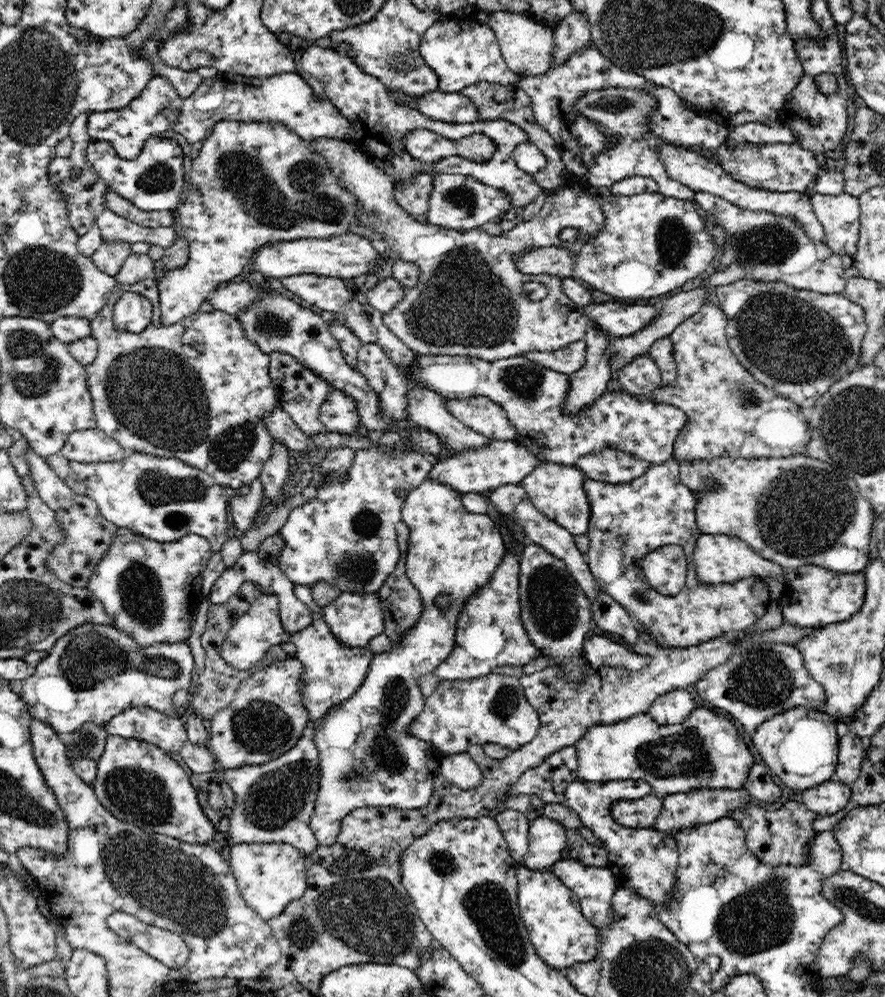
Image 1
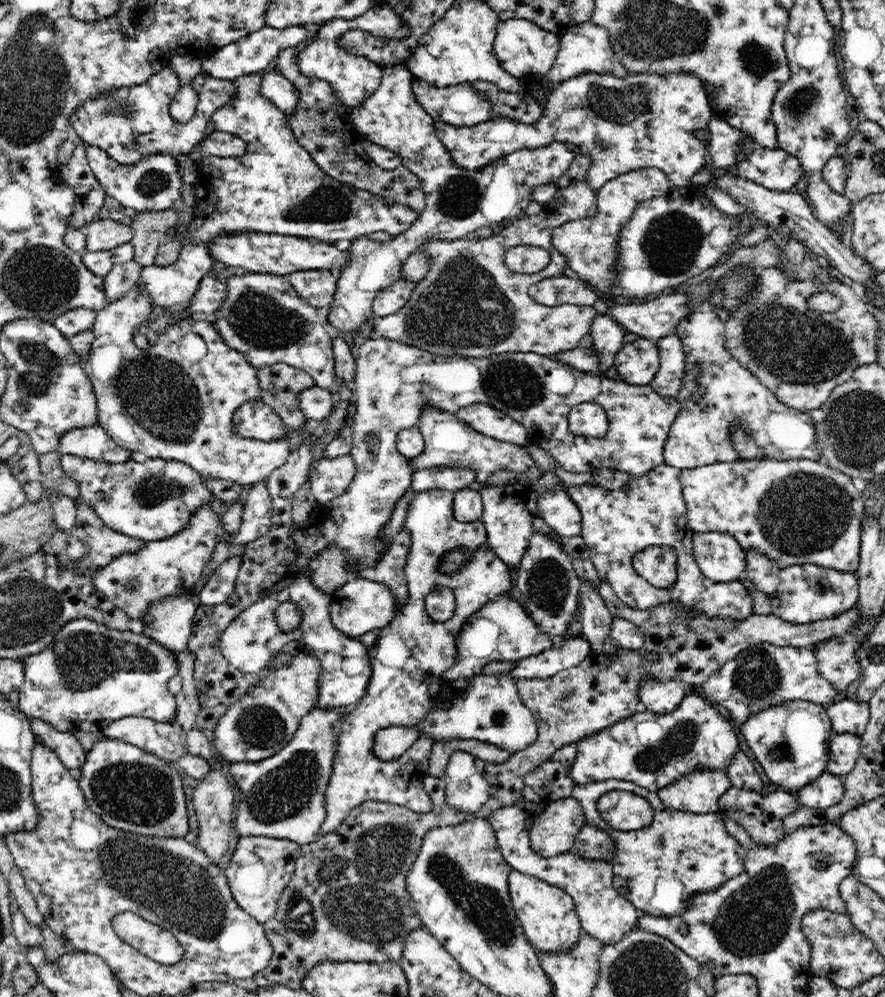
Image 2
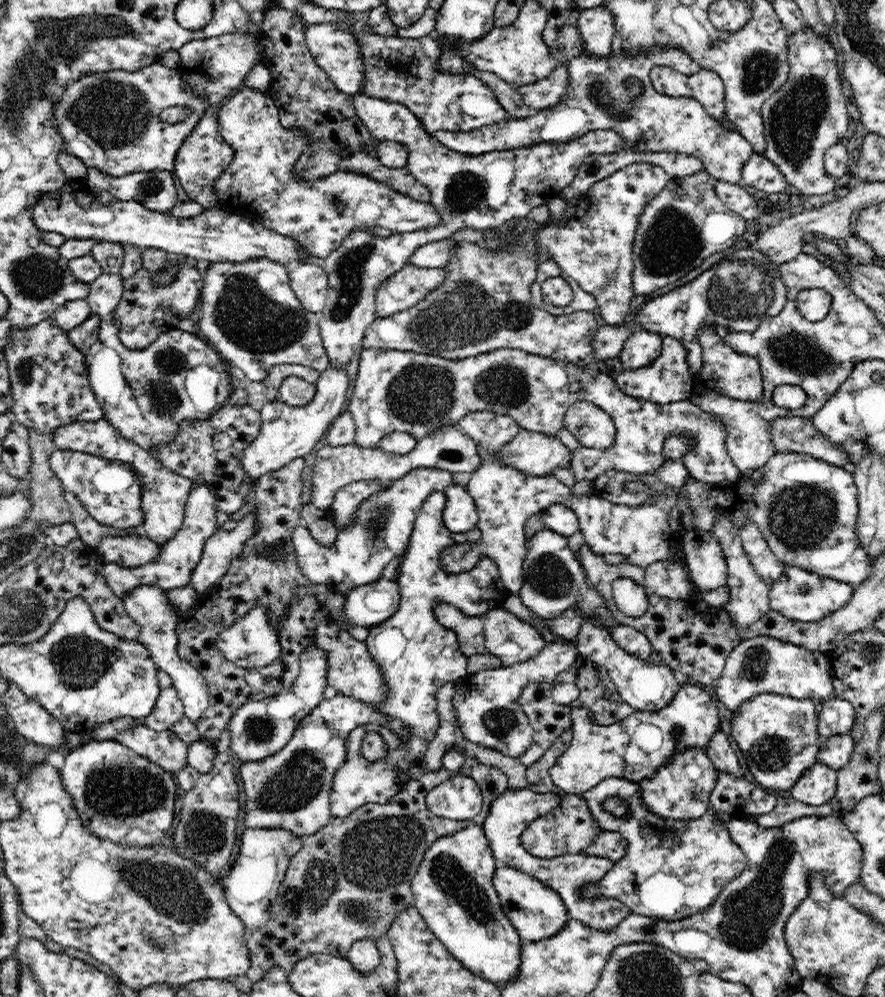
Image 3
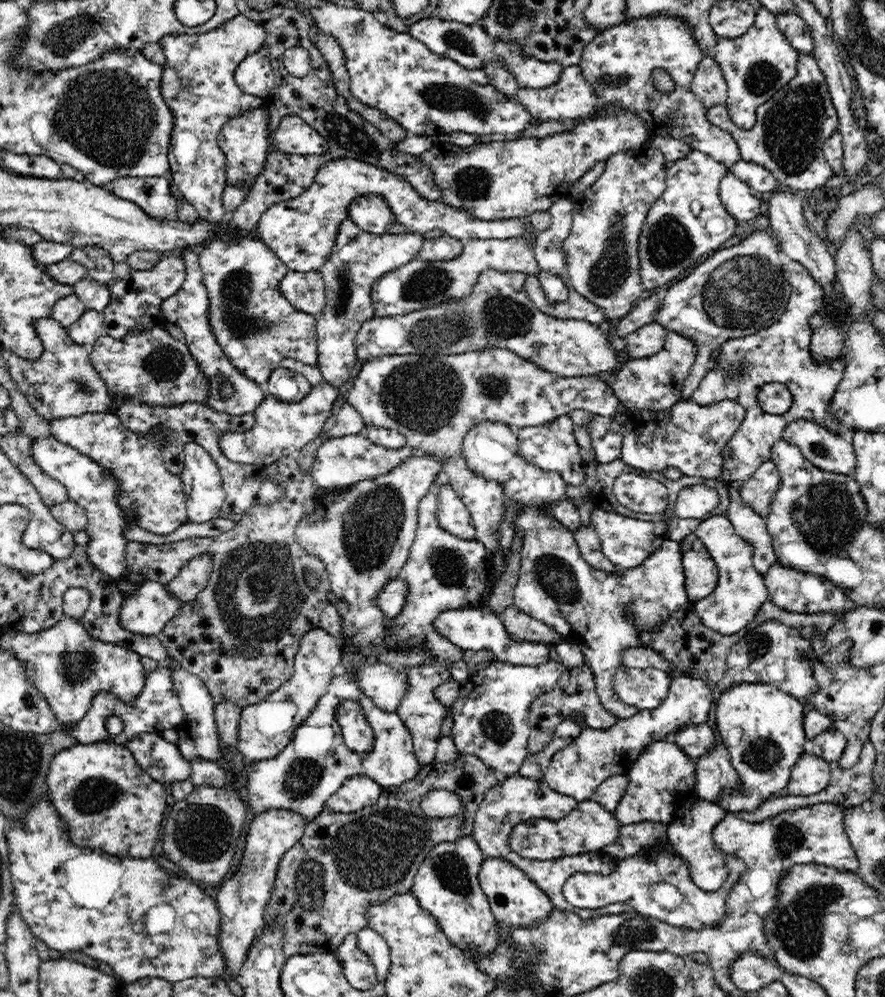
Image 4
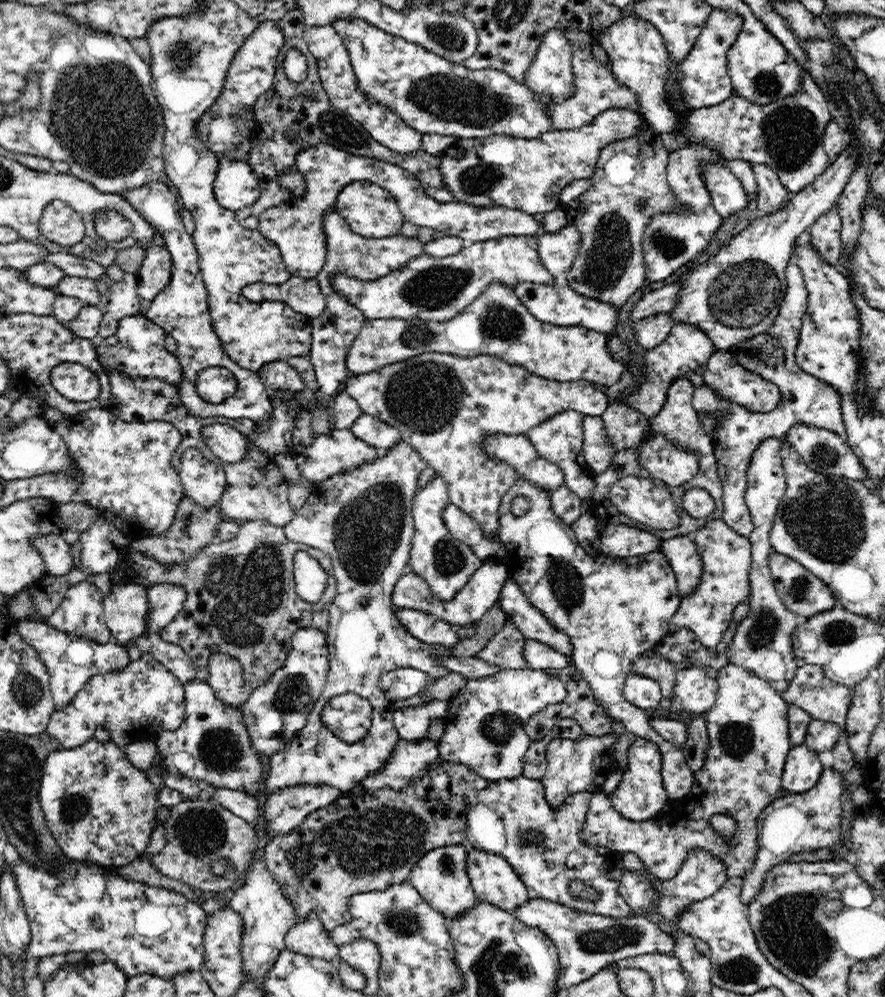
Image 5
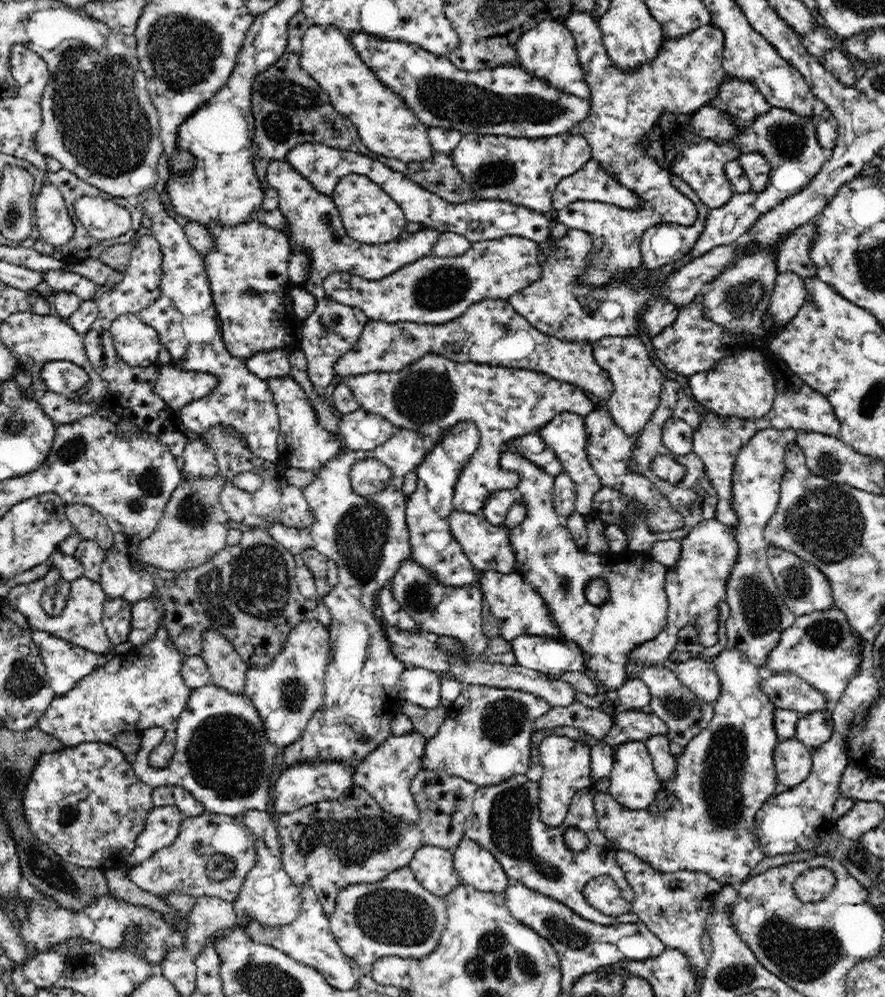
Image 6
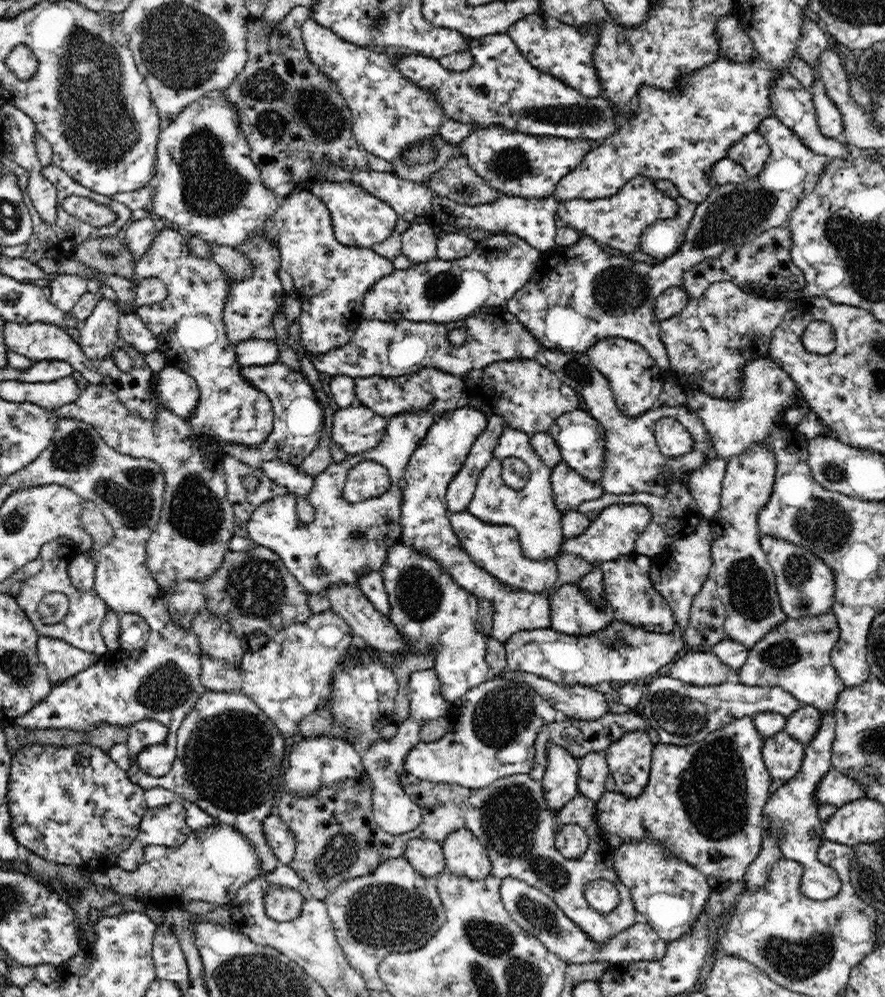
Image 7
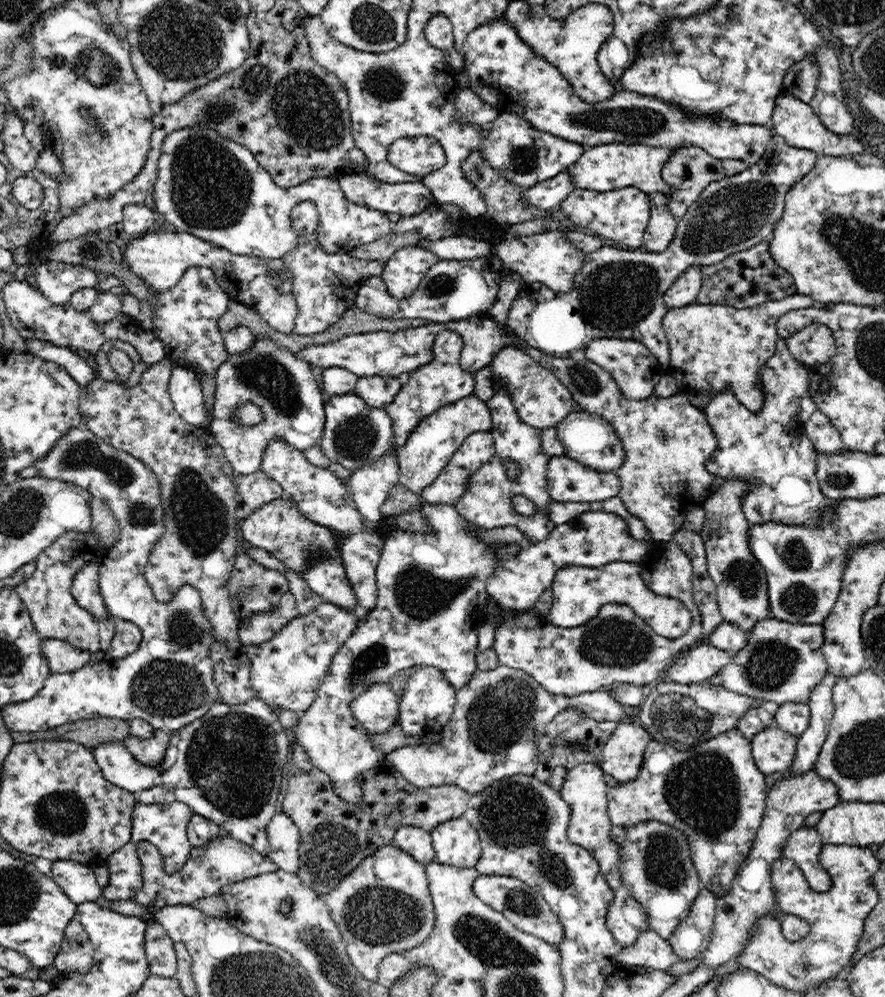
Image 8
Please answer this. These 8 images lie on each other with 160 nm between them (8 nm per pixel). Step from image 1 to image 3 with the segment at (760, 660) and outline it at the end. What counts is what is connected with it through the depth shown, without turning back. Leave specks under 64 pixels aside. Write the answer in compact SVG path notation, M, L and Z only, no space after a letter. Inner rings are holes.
M770 636L744 640L728 655L719 679L710 690L731 711L739 710L748 699L762 693L786 695L795 699L833 698L835 687L831 681L825 653L808 652L804 647L780 642Z

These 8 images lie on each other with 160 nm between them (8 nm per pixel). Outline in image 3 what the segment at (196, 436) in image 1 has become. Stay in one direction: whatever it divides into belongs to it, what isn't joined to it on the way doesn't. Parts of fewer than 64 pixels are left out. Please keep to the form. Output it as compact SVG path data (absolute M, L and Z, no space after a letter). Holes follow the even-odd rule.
M100 317L98 340L85 354L88 381L96 400L105 413L104 419L125 439L136 443L148 452L167 446L180 432L180 424L208 420L224 406L232 394L232 364L204 339L180 329L163 332L144 350L126 348L119 339L119 321L115 317ZM329 366L321 372L315 385L314 398L306 406L290 406L282 401L269 401L263 405L260 434L243 450L239 463L254 481L263 474L282 468L291 460L306 457L325 436L331 423L342 415L349 386L347 372Z

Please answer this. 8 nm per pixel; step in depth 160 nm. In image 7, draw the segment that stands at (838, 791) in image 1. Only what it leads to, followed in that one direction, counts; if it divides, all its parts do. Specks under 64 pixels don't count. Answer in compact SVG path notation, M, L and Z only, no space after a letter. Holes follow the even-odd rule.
M785 730L764 740L764 764L774 780L783 783L795 778L803 763L804 749L804 743Z

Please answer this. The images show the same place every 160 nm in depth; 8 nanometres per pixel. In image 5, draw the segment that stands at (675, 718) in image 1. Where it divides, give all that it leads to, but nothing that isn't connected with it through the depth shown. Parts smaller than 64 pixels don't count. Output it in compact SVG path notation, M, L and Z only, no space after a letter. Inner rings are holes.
M634 672L626 677L622 686L622 694L630 704L644 711L657 708L663 698L660 685L655 680Z

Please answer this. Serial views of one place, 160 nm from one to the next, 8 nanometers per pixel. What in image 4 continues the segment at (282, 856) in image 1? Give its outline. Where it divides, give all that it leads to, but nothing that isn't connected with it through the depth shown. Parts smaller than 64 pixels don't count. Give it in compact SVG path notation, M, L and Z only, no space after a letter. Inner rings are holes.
M270 810L254 815L246 836L242 868L235 876L228 879L228 882L222 882L222 888L216 898L216 905L220 910L220 925L222 925L219 945L228 962L228 974L221 976L222 981L232 980L231 977L236 978L242 969L249 946L266 923L265 910L272 898L280 860L294 844L299 843L306 825L304 819L294 811Z

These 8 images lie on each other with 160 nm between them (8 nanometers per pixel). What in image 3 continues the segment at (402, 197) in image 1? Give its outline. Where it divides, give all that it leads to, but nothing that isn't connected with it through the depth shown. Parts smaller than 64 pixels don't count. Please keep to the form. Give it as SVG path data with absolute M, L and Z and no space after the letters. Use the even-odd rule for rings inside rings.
M277 5L267 11L259 32L259 40L263 45L262 60L260 62L270 68L273 86L279 88L279 95L274 98L275 103L279 105L281 110L279 121L282 126L290 129L296 127L306 135L306 146L309 149L303 151L300 159L295 162L295 176L303 177L303 180L316 180L339 170L354 171L362 173L362 175L368 175L368 178L384 183L388 187L418 201L430 203L431 194L428 187L424 187L414 175L410 174L406 167L391 169L378 160L376 155L378 140L372 138L368 127L365 127L356 115L353 96L346 95L338 90L338 87L330 80L328 73L321 69L312 58L306 44L305 29L306 24L301 21L298 15L294 15Z

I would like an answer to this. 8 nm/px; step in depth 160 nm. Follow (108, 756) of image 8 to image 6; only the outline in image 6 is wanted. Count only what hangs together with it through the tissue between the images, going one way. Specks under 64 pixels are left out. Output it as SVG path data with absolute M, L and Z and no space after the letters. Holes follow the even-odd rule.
M214 684L192 689L186 708L181 712L176 729L176 754L164 768L152 768L149 756L151 750L162 740L162 732L141 731L141 743L135 752L136 759L131 763L136 776L140 777L153 789L159 786L181 786L202 803L205 810L211 813L224 814L239 818L246 810L254 809L262 812L268 810L270 804L270 776L274 770L278 747L268 742L264 723L246 695L232 694L228 690ZM259 839L256 840L255 850L257 855L256 866L250 870L246 880L242 882L239 896L233 903L237 918L235 926L246 934L247 924L251 923L252 919L256 919L256 923L260 923L262 927L289 925L301 914L303 903L300 887L292 883L292 879L283 870L281 859L276 851L270 849Z

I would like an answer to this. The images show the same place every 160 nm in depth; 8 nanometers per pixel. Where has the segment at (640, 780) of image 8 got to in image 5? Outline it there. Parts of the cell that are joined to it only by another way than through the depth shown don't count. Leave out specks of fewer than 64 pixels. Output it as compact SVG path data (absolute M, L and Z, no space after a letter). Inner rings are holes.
M728 662L718 672L714 673L718 683L718 690L714 706L707 712L708 716L706 716L708 742L710 743L710 746L707 748L706 752L707 757L704 759L703 769L700 769L693 774L694 784L692 784L689 794L677 801L676 810L664 815L663 818L661 818L661 816L659 818L655 817L655 819L648 820L647 823L641 825L636 821L632 821L622 816L620 812L616 811L609 800L609 796L606 795L606 793L596 791L591 794L588 812L586 812L586 816L584 818L584 827L581 829L581 840L585 842L585 844L588 844L589 846L608 848L612 851L618 851L621 854L636 854L636 856L638 856L640 861L644 864L645 869L650 871L650 873L652 873L652 875L654 875L654 877L660 881L668 881L674 878L674 876L682 869L683 863L685 862L685 857L688 855L690 849L706 850L708 853L714 854L716 858L720 858L720 861L726 862L726 866L728 866L728 879L736 877L744 879L756 865L755 861L757 860L757 852L759 851L759 847L756 846L758 837L758 816L764 810L764 808L766 808L773 801L772 798L776 798L778 790L782 788L781 778L783 768L785 765L785 760L787 759L788 751L790 751L792 748L791 737L789 736L788 728L788 709L790 705L786 700L783 699L782 696L780 696L780 692L778 692L775 688L772 688L772 686L770 686L770 684L768 684L765 680L758 678L758 676L752 674L752 671L747 671L738 665ZM712 816L731 816L734 818L736 821L736 828L738 830L736 830L736 838L734 838L733 846L725 846L725 841L722 839L722 836L719 836L717 831L712 827L712 825L710 825L710 818L712 818Z

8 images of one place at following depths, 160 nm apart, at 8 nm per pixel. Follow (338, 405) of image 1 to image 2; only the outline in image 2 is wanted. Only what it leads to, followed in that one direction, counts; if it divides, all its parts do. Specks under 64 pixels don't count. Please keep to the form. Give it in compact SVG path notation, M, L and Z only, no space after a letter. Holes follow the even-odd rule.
M312 386L312 388L306 388L298 394L298 406L300 411L315 421L328 421L328 416L331 416L341 403L338 403L334 396L324 388L318 386Z

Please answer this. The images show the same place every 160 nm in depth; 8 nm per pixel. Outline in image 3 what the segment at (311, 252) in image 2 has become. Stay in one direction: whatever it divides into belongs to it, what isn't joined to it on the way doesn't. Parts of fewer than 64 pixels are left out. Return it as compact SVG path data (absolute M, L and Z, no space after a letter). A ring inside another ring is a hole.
M69 179L60 192L51 192L44 195L39 202L36 202L32 211L32 220L39 230L46 232L56 232L66 239L88 240L92 238L101 242L113 242L121 244L122 247L131 244L136 248L156 248L173 252L174 254L184 254L195 259L209 260L211 263L246 263L254 259L270 259L274 263L288 266L286 262L290 260L300 260L302 250L298 240L290 236L282 236L258 222L253 222L249 218L232 214L218 207L203 210L198 216L192 218L176 218L168 213L154 212L148 210L142 204L134 201L121 201L112 196L110 191L94 187L86 179Z

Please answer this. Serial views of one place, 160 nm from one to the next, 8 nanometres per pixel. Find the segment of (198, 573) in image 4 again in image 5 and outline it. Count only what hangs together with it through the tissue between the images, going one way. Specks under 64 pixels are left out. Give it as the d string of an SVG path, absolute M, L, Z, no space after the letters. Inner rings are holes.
M158 584L147 587L148 628L146 635L158 634L172 622L186 600L184 588L175 584Z

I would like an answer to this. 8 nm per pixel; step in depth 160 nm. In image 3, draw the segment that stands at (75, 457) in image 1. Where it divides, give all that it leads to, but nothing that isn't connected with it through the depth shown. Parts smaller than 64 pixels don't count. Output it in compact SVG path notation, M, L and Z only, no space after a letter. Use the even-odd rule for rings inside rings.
M104 418L96 420L96 422L68 424L56 430L52 435L56 448L61 451L69 450L93 454L94 456L131 465L135 469L135 475L138 476L140 483L144 485L142 499L143 513L145 514L142 526L144 536L162 545L180 530L186 502L193 484L190 479L163 467L162 463L158 462L153 454L139 447L136 443L125 439Z

